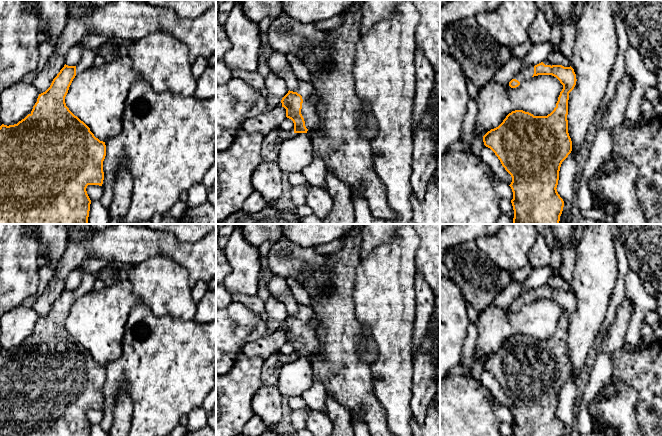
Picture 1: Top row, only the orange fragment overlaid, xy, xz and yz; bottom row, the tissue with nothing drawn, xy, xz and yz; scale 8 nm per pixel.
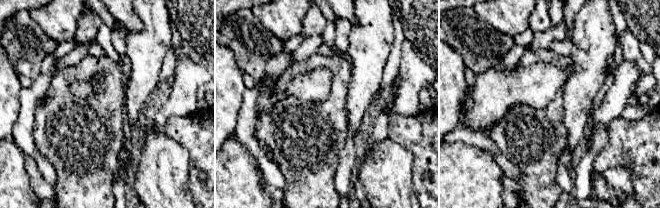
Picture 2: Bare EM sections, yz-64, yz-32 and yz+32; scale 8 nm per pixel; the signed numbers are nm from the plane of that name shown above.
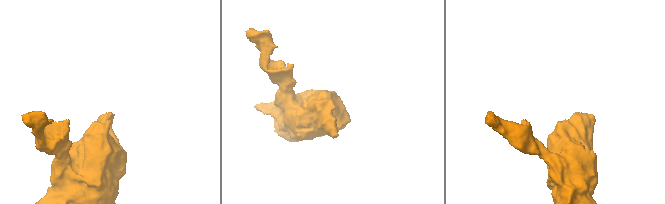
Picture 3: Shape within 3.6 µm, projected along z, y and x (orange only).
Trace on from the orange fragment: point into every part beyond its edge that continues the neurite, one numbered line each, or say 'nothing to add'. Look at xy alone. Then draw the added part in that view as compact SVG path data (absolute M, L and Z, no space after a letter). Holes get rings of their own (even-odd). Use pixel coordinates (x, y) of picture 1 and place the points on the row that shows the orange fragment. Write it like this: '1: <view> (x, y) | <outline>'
1: xy (86, 61) | M98 48L97 49L87 49L82 51L81 58L76 65L76 75L82 73L83 71L87 70L88 68L93 66L94 58L99 54Z

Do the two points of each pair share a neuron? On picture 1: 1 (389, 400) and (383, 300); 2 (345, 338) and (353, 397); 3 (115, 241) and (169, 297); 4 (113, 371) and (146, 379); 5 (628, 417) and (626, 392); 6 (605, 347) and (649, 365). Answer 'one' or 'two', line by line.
1: one
2: one
3: two
4: one
5: one
6: two

